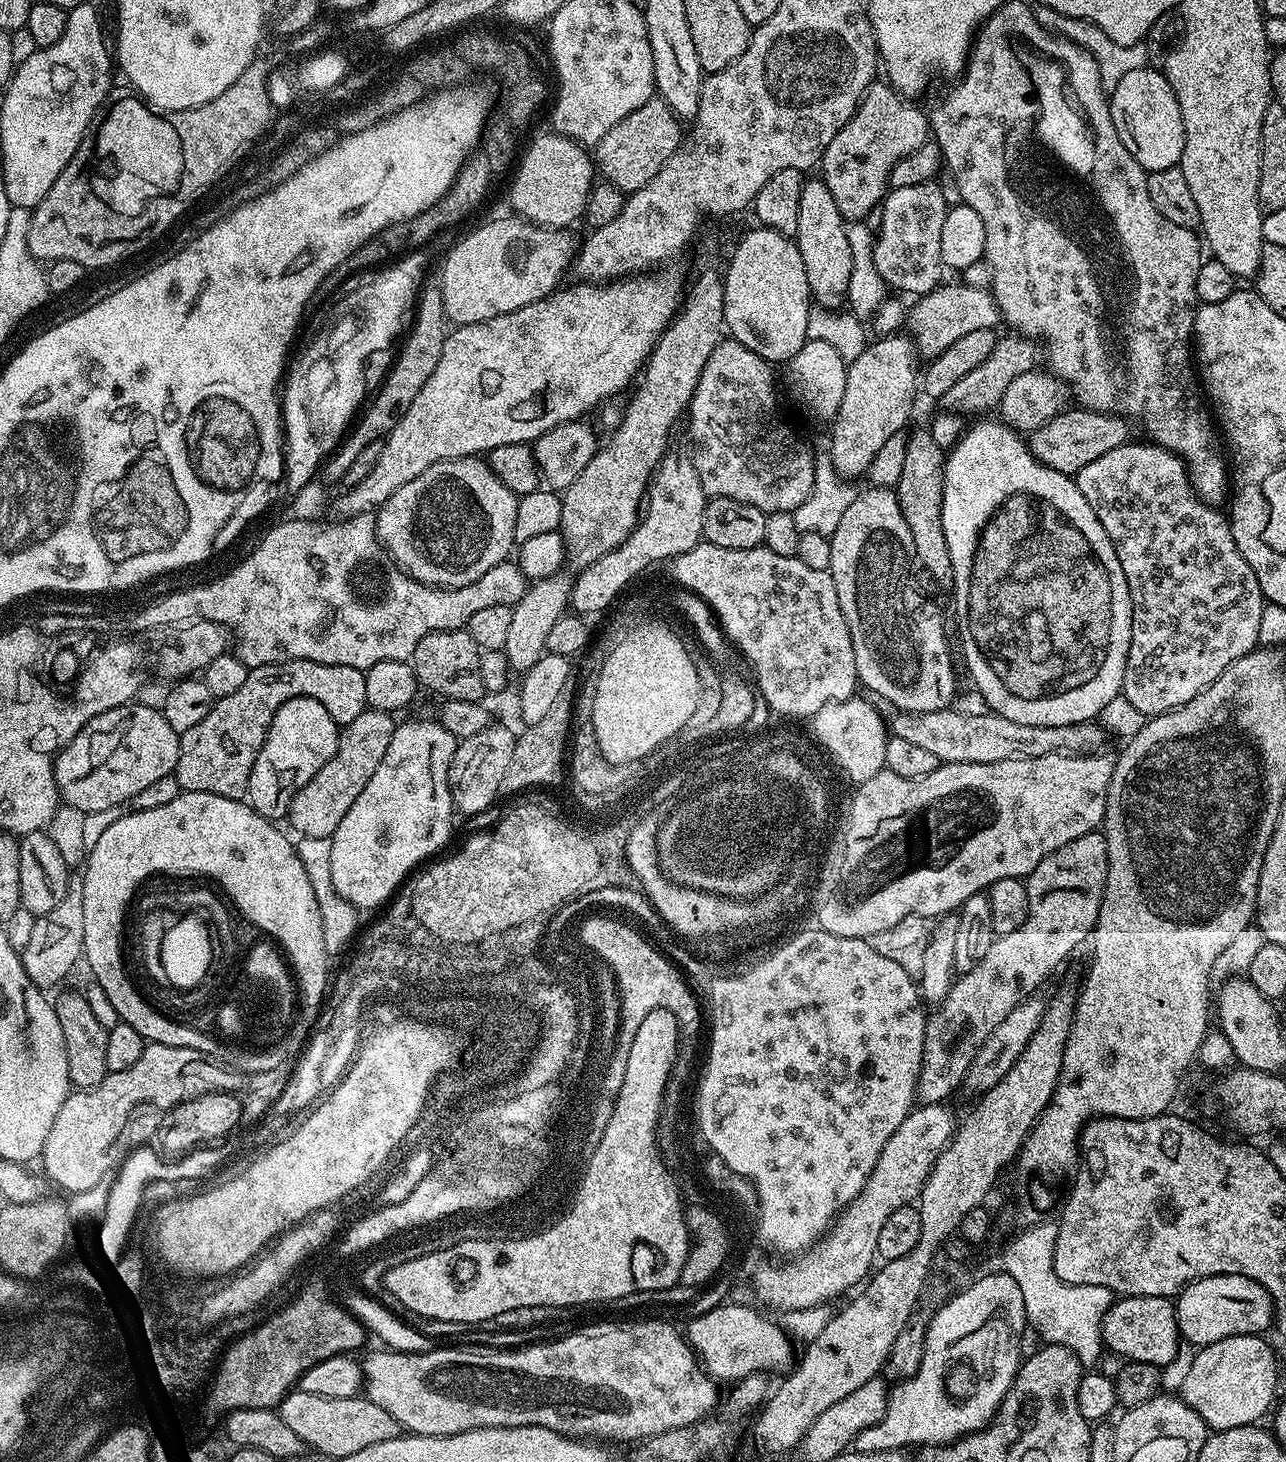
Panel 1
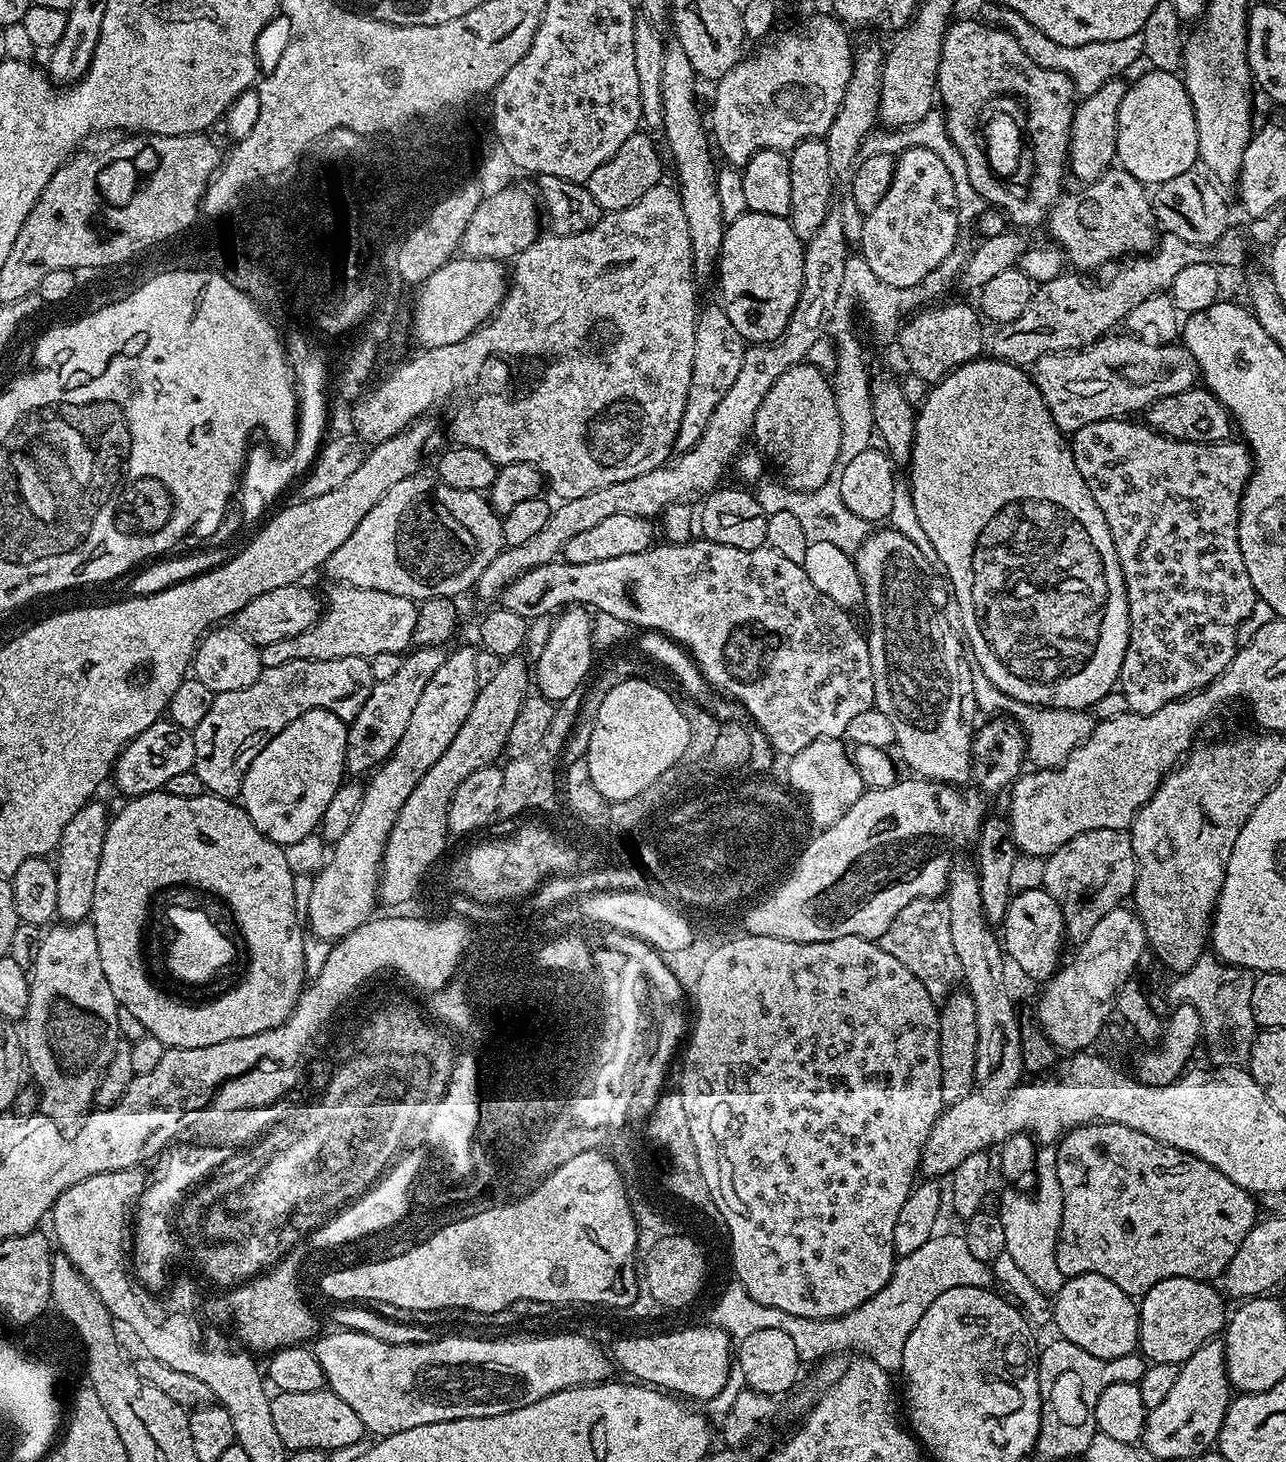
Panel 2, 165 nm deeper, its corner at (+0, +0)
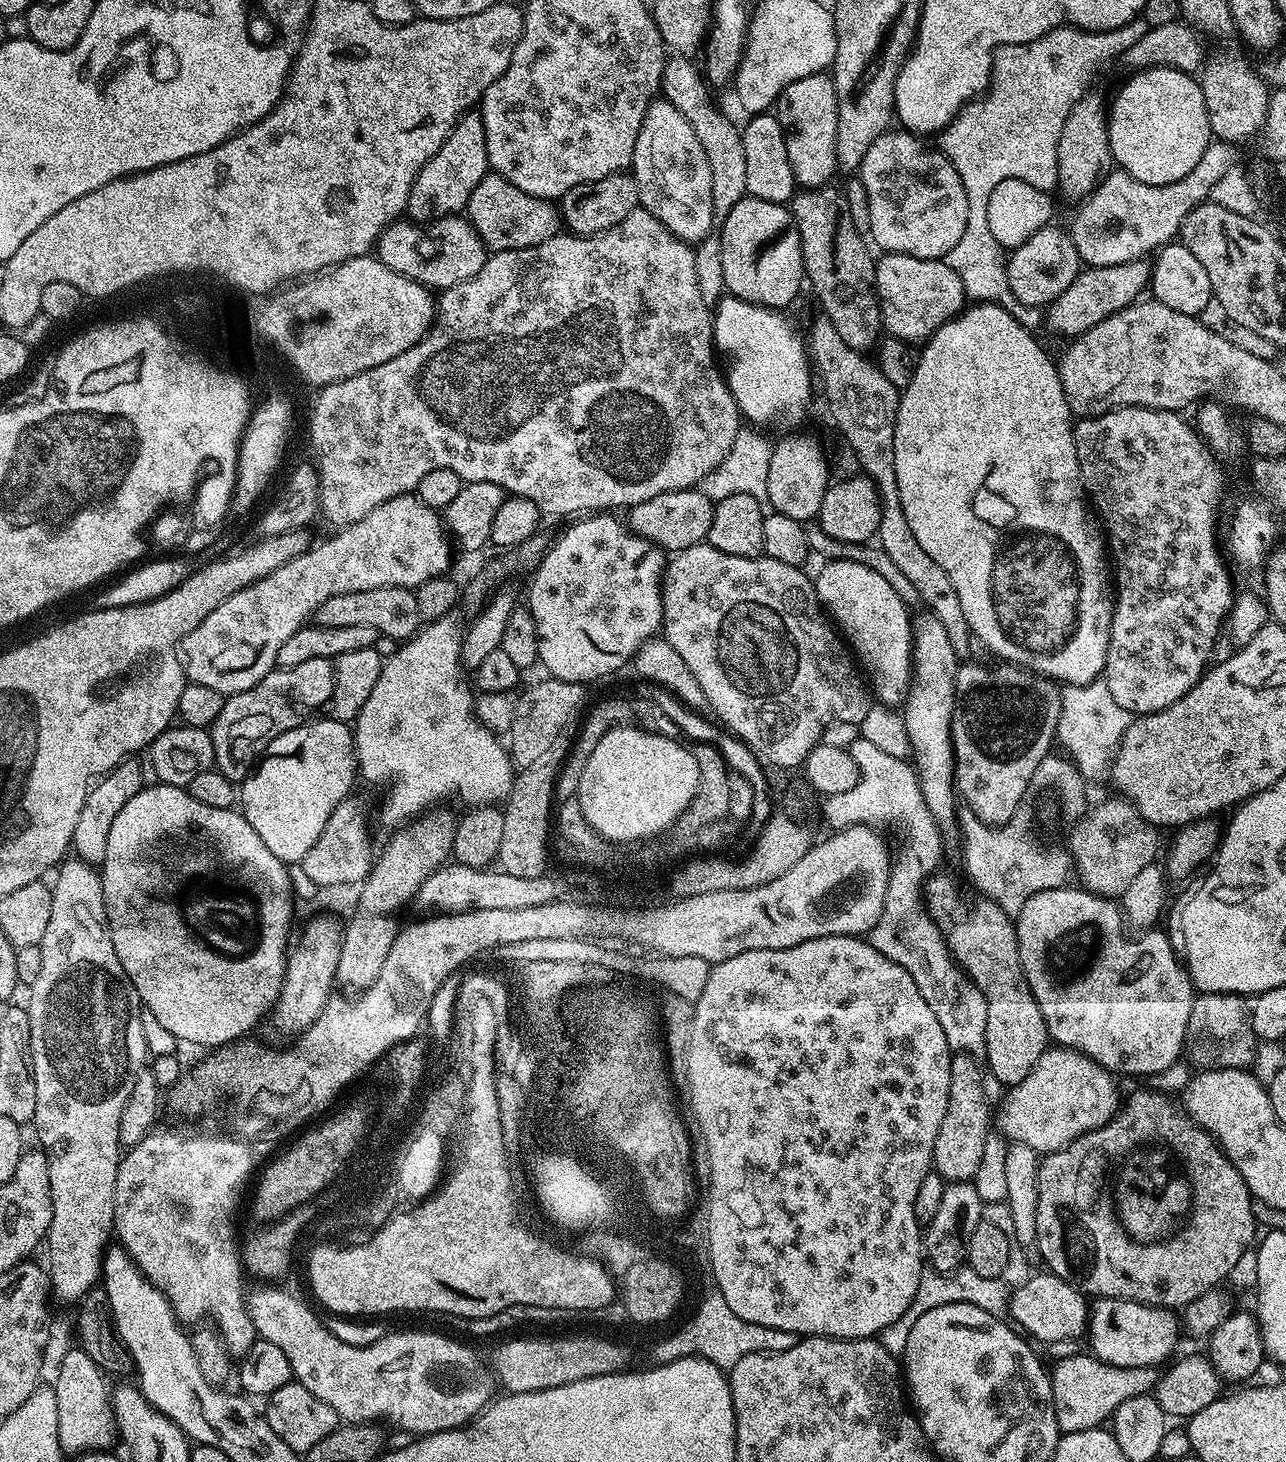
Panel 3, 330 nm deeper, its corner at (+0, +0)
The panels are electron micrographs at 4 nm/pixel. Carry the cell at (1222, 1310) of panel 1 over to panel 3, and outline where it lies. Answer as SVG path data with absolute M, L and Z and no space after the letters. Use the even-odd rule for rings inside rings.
M1100 1298L1091 1305L1086 1341L1091 1355L1110 1366L1160 1366L1173 1355L1176 1343L1182 1340L1182 1320L1173 1309L1156 1308L1138 1300ZM1169 1355L1169 1356L1168 1356ZM1168 1356L1168 1357L1167 1357Z

